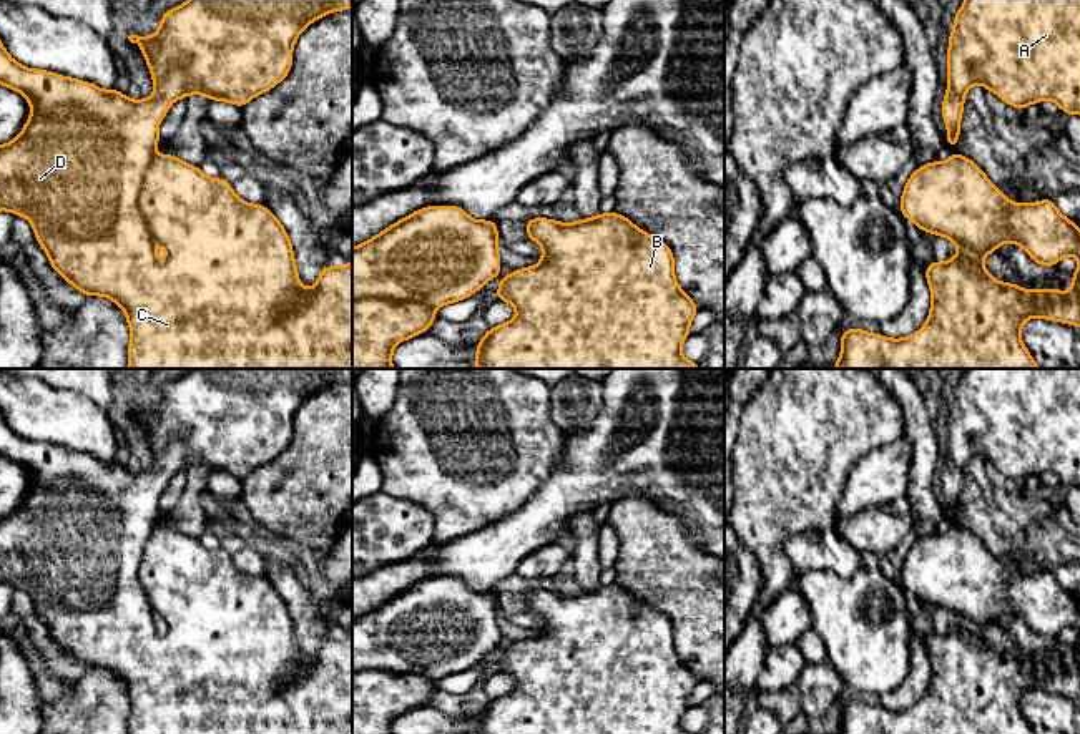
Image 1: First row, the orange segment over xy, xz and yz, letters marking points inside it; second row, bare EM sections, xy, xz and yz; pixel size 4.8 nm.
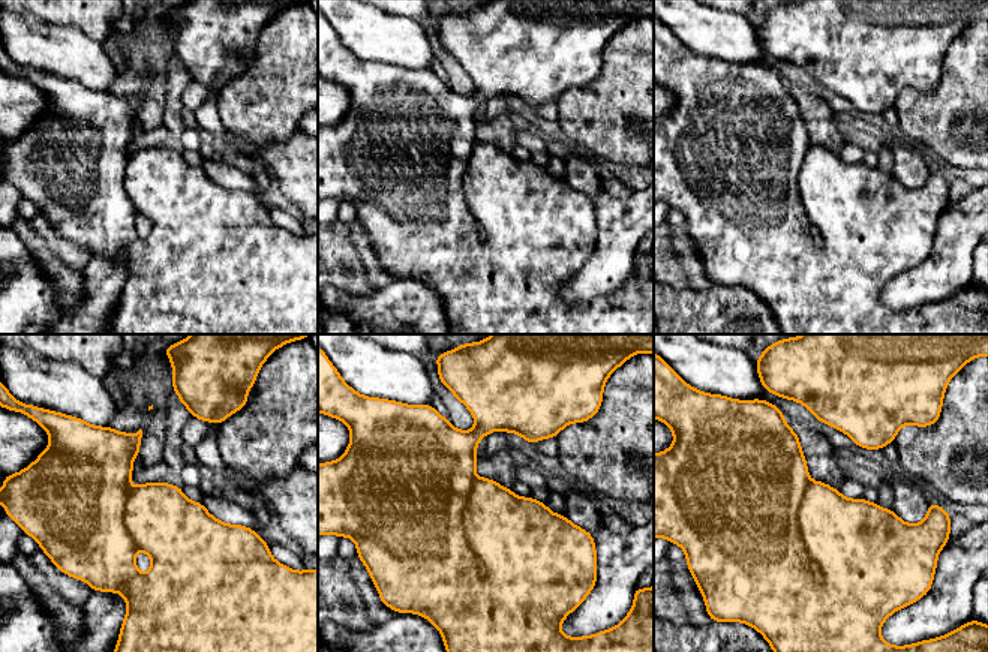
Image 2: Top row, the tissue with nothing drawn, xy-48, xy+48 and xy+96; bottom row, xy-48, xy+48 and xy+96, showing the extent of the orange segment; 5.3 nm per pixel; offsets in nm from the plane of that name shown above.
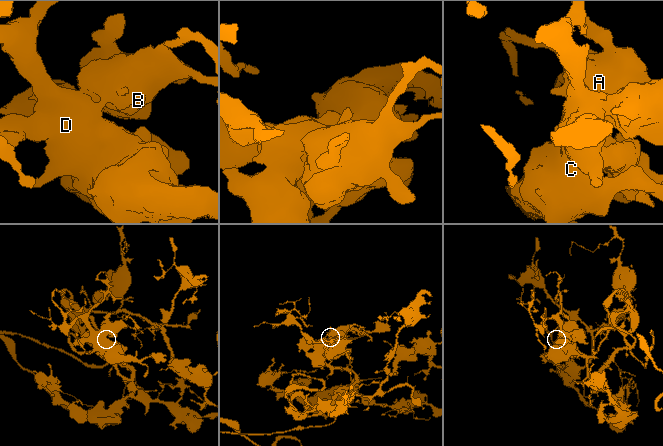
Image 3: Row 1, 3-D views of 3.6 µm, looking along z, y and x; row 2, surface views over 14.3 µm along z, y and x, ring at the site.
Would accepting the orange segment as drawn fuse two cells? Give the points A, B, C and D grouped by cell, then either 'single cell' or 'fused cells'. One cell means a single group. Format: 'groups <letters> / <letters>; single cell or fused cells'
groups A B C D; single cell

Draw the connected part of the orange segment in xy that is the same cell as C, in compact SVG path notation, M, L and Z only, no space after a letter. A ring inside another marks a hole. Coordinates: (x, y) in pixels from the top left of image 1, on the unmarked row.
M191 369L183 377L163 385L160 402L155 407L128 409L131 415L141 418L155 453L155 465L146 472L136 473L116 460L100 462L96 457L78 450L22 438L7 425L0 413L0 457L22 465L32 478L32 487L20 506L10 515L0 516L0 583L12 583L15 588L23 588L32 595L35 613L47 623L52 639L61 651L68 653L86 669L106 668L125 683L131 701L128 734L352 734L352 633L347 633L344 639L324 638L314 659L304 661L299 656L291 611L268 578L239 571L231 555L224 550L211 551L204 548L199 538L188 536L173 526L153 526L161 515L158 498L173 473L199 465L208 472L229 473L243 480L249 472L272 462L289 447L292 418L309 395L332 384L349 384L351 379L352 369ZM155 613L168 623L164 634L160 634L155 628Z

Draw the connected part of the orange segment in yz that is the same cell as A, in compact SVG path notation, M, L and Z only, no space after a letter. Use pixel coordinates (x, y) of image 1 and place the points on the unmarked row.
M965 369L954 387L947 430L947 468L940 483L949 502L944 515L952 520L959 515L964 470L974 455L1019 483L1042 472L1053 472L1063 485L1080 487L1080 369Z

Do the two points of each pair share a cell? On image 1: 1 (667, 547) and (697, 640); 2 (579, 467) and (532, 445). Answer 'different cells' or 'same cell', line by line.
1: same cell
2: different cells

